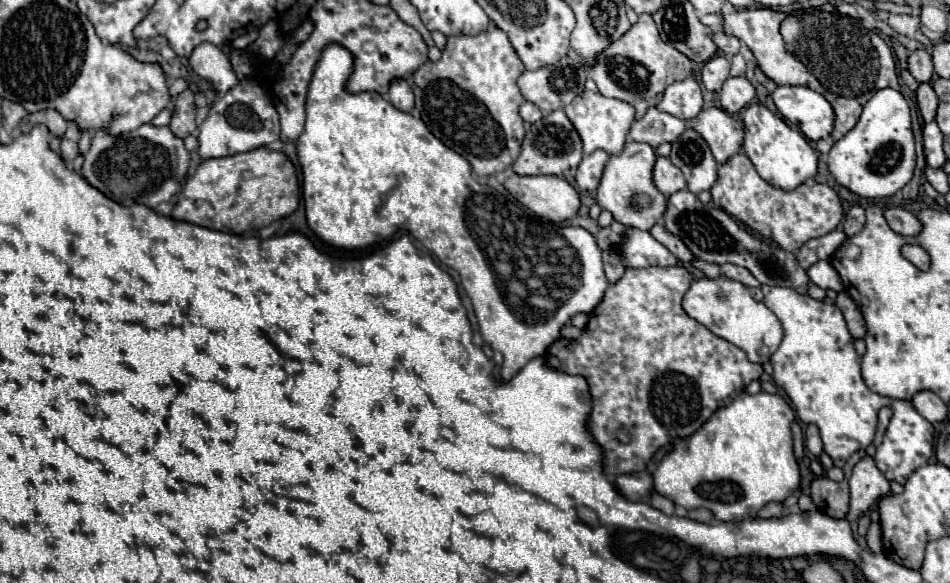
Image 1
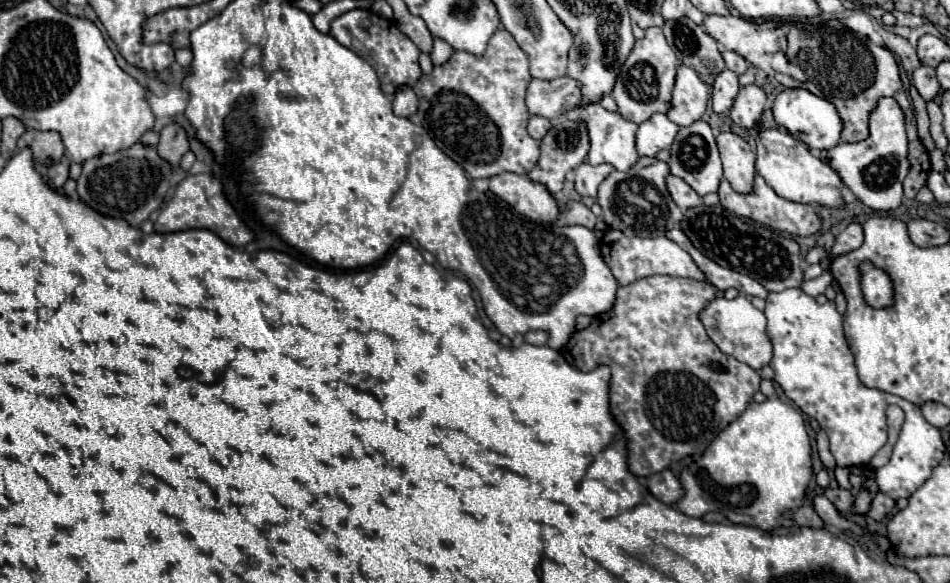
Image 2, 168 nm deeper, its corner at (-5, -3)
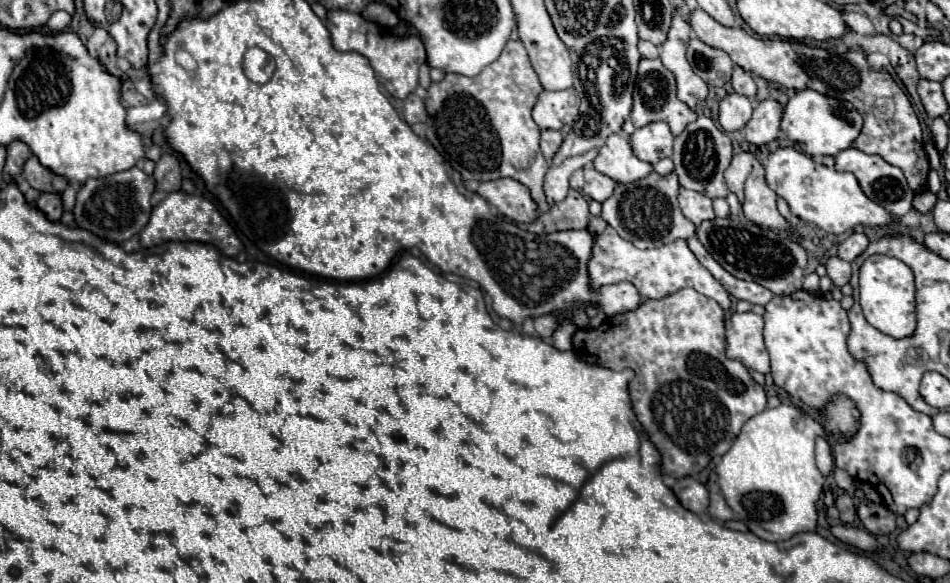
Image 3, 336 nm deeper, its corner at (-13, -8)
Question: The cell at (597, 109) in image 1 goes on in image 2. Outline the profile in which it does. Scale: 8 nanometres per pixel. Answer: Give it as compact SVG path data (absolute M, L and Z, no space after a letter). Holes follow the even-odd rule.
M599 103L597 105L575 105L569 113L569 119L575 121L585 121L585 127L589 129L589 141L591 141L591 149L587 155L587 161L591 165L599 165L599 163L609 163L613 165L617 171L625 171L629 169L637 159L637 149L635 149L635 131L637 131L637 123L623 119L619 113L615 111L607 111L603 109Z

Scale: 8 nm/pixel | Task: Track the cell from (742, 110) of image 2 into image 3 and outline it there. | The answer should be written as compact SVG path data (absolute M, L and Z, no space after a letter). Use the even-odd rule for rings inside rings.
M763 100L755 104L753 116L743 128L747 142L755 146L763 146L773 142L779 136L779 122L783 116L783 106L777 100Z

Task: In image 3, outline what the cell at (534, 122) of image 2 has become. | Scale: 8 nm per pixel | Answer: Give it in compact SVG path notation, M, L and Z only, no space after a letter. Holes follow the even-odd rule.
M543 130L541 132L541 152L547 160L551 160L555 156L555 152L559 150L563 142L563 134L559 130Z

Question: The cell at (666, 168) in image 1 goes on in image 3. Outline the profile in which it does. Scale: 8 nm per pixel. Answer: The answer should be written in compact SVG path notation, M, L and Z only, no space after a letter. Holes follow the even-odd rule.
M679 190L679 206L685 214L685 218L689 218L695 226L699 226L705 220L713 220L713 200L701 192L693 192L693 190Z

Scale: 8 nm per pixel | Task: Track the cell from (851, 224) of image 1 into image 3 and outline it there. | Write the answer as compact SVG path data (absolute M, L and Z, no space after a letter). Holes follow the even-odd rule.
M853 232L847 240L843 240L843 242L839 244L837 256L839 256L841 260L853 262L853 260L867 248L867 244L869 244L869 240L867 240L867 236L865 236L863 232Z

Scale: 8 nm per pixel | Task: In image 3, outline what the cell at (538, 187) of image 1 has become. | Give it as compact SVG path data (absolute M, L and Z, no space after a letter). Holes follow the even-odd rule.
M499 178L491 182L481 182L477 194L493 204L499 214L515 222L531 222L535 218L535 202L529 196L529 190L511 178Z

